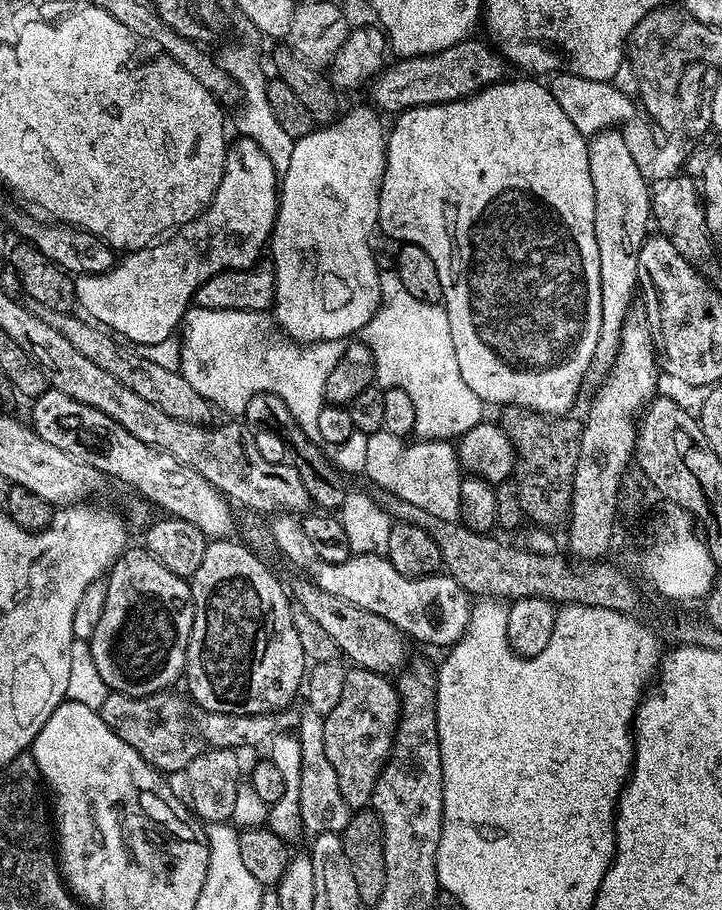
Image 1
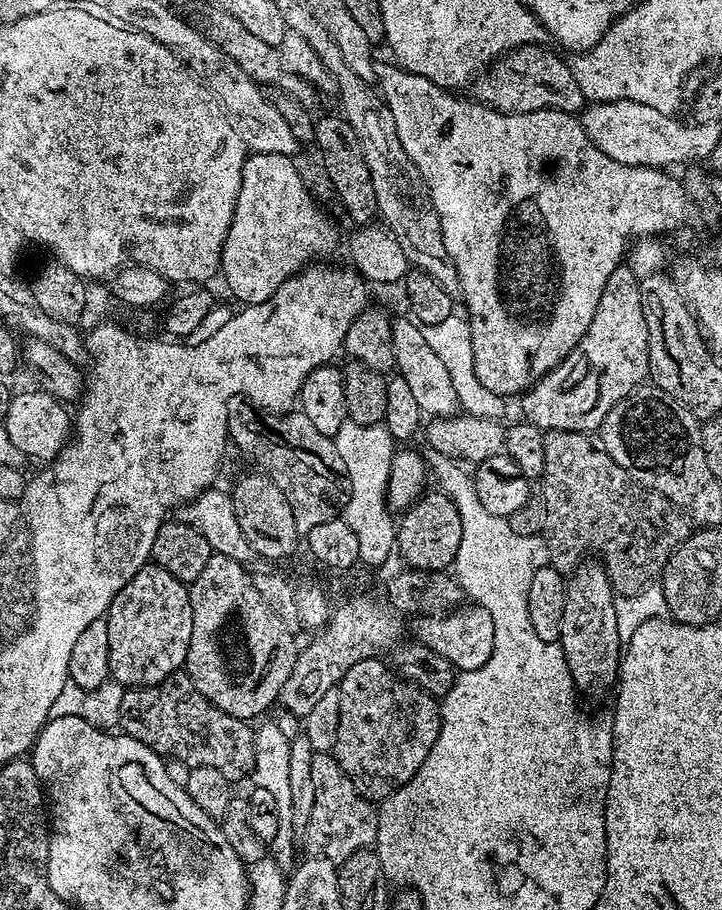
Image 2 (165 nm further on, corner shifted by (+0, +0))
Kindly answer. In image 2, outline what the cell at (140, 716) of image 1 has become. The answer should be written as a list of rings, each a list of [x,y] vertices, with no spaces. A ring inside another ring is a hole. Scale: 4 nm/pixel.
[[[187,671],[175,672],[149,688],[129,688],[122,698],[119,731],[142,742],[161,758],[171,758],[188,768],[211,766],[233,782],[247,781],[255,762],[253,725],[218,710],[194,686]]]

